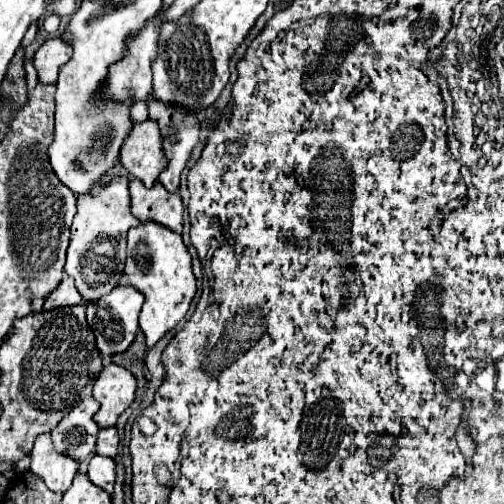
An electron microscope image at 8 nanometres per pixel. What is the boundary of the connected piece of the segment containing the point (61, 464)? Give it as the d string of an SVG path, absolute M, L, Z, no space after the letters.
M48 433L36 437L32 449L32 473L40 477L50 491L64 493L70 489L76 471L78 463L74 463L74 459L66 459L64 455L52 451Z

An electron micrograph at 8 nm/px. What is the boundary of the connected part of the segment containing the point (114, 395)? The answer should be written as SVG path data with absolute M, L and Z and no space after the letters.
M106 365L94 383L94 399L100 403L94 421L98 427L116 425L120 413L130 407L136 393L134 375L120 365Z

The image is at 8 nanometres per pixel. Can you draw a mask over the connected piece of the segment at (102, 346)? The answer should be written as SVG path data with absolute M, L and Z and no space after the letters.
M118 285L108 295L88 305L88 311L86 311L88 323L96 335L96 347L98 351L102 351L104 359L110 359L114 353L126 351L128 345L134 341L138 333L138 311L142 303L144 303L144 297L134 287Z

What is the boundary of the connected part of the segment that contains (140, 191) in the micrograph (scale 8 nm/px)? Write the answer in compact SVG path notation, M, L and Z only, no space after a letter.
M138 179L130 181L130 209L140 221L156 221L176 233L182 233L182 199L170 193L162 183L144 187Z

